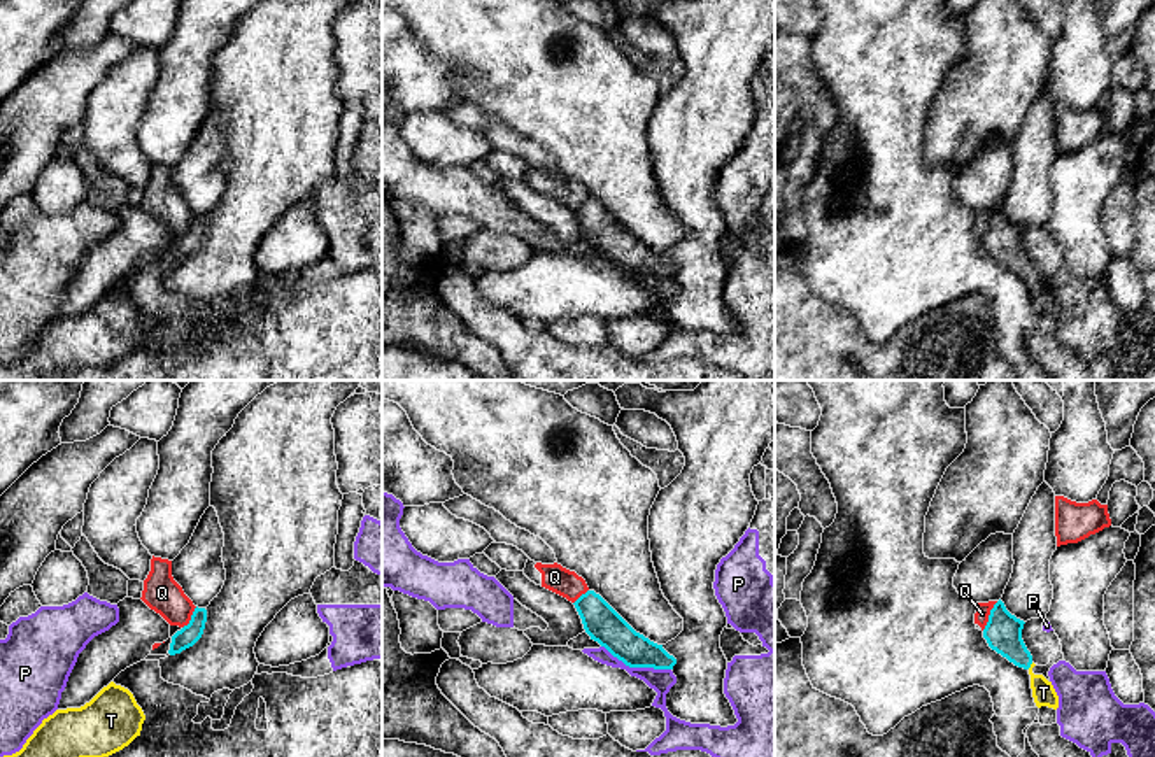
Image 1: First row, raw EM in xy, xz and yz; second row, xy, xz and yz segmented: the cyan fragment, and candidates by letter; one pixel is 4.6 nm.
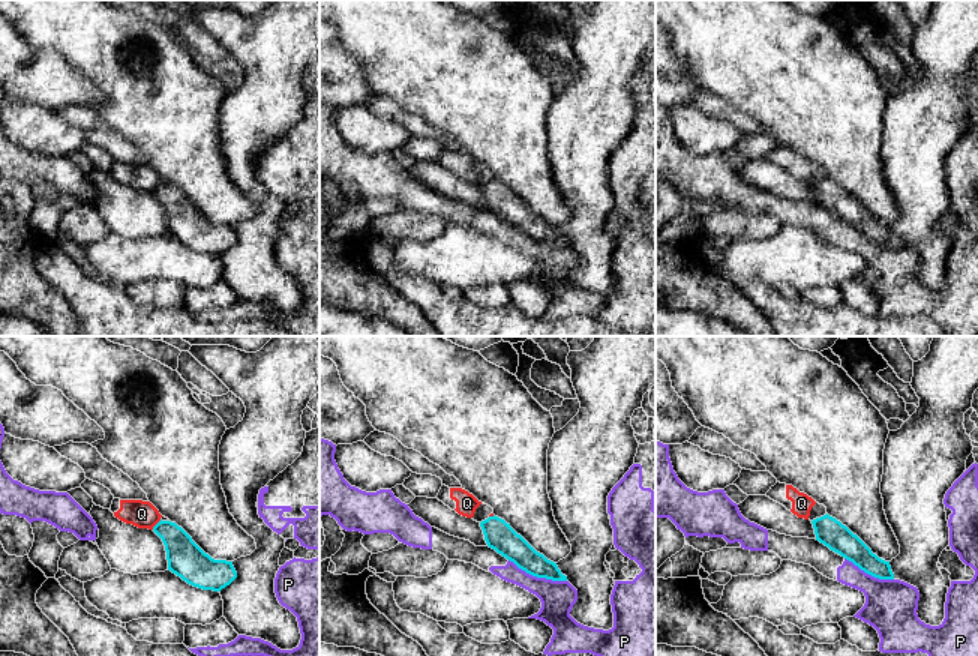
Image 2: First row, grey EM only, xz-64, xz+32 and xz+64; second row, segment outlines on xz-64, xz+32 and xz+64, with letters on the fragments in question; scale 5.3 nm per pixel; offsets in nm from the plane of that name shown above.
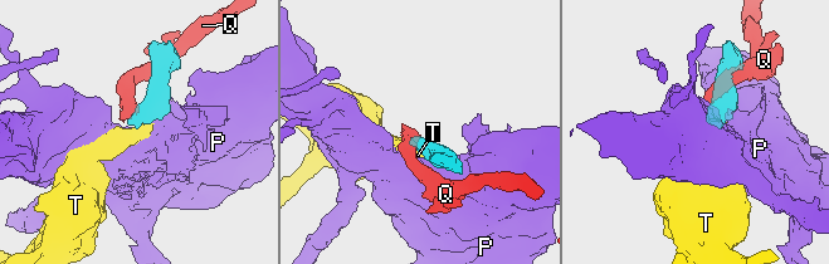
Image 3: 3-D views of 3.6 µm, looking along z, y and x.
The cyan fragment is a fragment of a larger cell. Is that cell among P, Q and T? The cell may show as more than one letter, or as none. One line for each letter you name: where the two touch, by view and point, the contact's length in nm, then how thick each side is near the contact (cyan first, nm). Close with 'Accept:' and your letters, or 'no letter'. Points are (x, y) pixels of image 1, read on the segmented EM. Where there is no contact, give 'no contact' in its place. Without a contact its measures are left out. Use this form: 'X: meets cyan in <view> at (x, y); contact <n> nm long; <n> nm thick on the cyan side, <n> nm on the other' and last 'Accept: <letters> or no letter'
T: meets cyan in yz at (1029, 666); contact 40 nm long; 170 nm thick on the cyan side, 110 nm on the other
Accept: T

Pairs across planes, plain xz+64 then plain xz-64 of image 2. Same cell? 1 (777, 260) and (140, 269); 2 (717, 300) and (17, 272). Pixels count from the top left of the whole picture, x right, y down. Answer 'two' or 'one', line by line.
1: one
2: one

